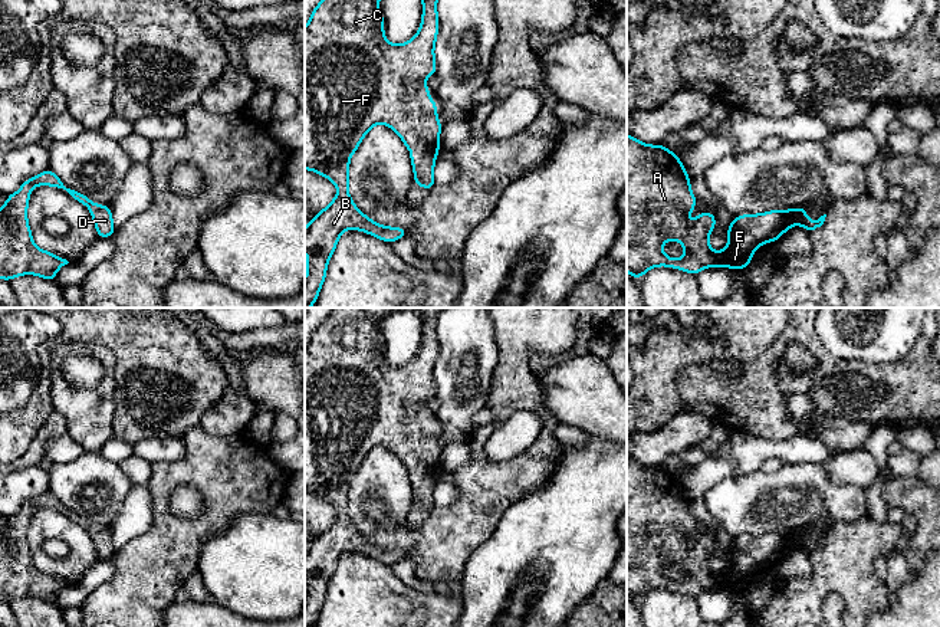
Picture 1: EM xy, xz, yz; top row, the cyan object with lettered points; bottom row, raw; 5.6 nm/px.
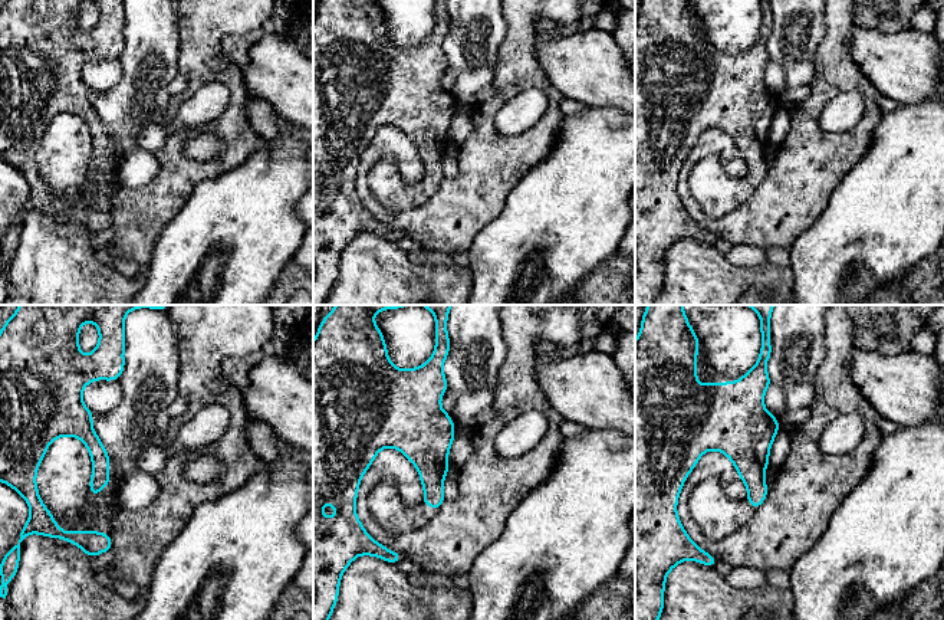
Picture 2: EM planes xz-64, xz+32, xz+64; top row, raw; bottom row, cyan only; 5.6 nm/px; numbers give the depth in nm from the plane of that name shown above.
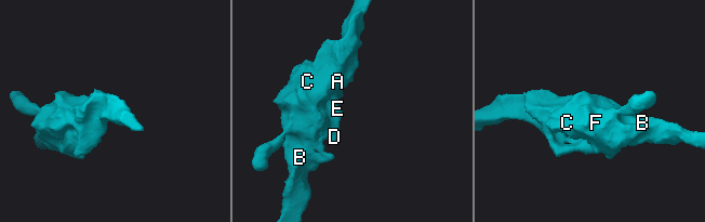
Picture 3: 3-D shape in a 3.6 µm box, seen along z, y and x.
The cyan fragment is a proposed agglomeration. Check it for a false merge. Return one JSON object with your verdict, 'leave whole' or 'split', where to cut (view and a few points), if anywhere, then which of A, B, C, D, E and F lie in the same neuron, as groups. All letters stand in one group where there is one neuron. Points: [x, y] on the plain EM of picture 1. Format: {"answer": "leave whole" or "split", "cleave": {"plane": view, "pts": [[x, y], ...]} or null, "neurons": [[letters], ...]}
{"answer": "leave whole", "cleave": null, "neurons": [["A", "B", "C", "D", "E", "F"]]}

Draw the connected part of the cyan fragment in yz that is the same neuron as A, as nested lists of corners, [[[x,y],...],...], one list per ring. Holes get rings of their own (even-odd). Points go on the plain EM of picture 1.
[[[627,456],[627,594],[637,603],[657,588],[680,591],[693,597],[714,588],[743,592],[753,584],[752,577],[763,565],[775,565],[795,546],[803,548],[811,557],[824,546],[826,539],[824,536],[818,542],[809,544],[805,529],[737,538],[727,551],[729,567],[722,574],[714,574],[709,568],[709,558],[716,548],[716,536],[700,535],[691,546],[687,545],[687,536],[696,531],[697,523],[690,503],[678,477],[663,466],[648,467]],[[665,562],[678,562],[686,578],[683,581],[665,578],[663,575]]]

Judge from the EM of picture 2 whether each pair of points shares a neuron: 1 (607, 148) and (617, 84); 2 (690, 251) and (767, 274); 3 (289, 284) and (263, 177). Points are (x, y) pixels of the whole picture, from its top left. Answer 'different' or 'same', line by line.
1: different
2: same
3: different

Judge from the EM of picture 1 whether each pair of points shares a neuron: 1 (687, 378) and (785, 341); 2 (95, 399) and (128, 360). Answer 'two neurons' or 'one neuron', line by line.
1: one neuron
2: two neurons

